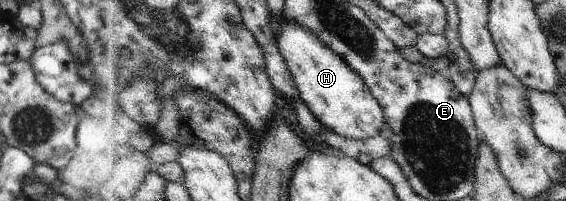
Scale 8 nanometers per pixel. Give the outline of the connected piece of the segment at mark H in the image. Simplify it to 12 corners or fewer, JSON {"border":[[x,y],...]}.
{"border":[[286,17],[278,45],[323,128],[380,135],[385,109],[362,74]]}

